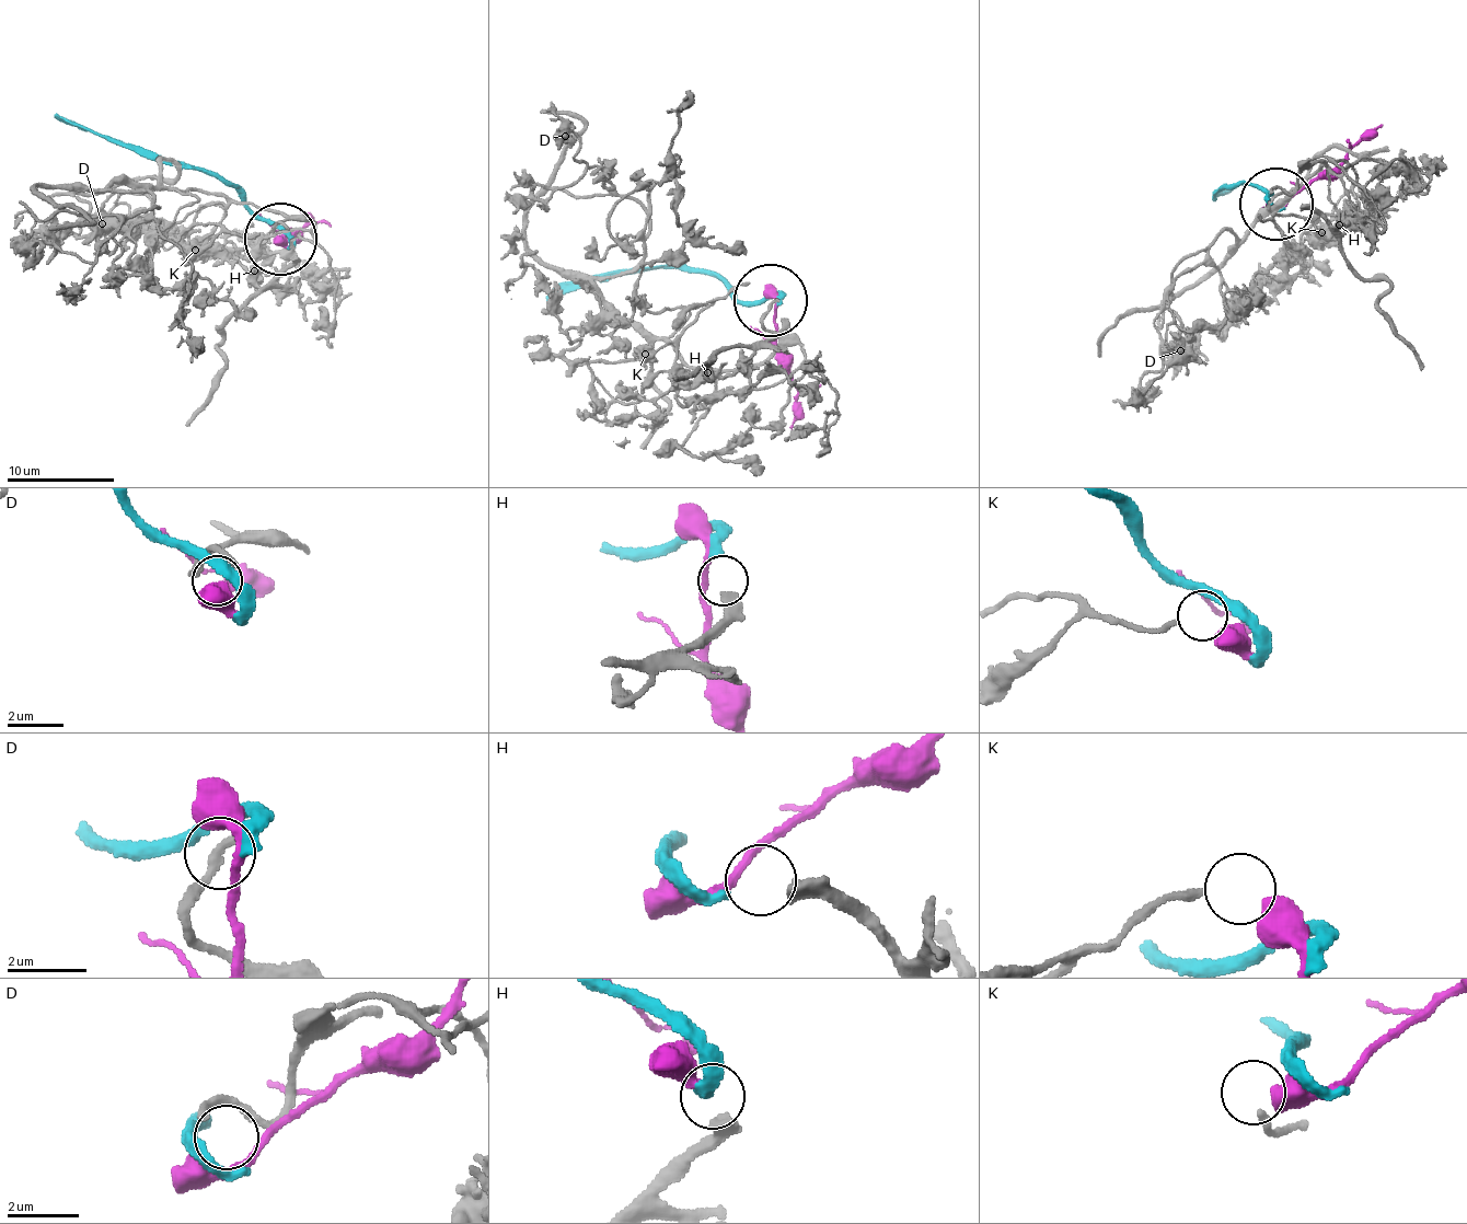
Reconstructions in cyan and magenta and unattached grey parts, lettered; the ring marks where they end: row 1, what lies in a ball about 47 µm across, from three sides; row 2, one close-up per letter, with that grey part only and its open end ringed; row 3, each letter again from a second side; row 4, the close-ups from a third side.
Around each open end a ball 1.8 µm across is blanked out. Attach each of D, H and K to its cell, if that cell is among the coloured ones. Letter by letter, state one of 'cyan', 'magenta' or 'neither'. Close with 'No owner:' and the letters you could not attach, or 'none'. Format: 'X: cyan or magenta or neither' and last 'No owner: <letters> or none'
D: neither
H: neither
K: neither
No owner: D, H, K

